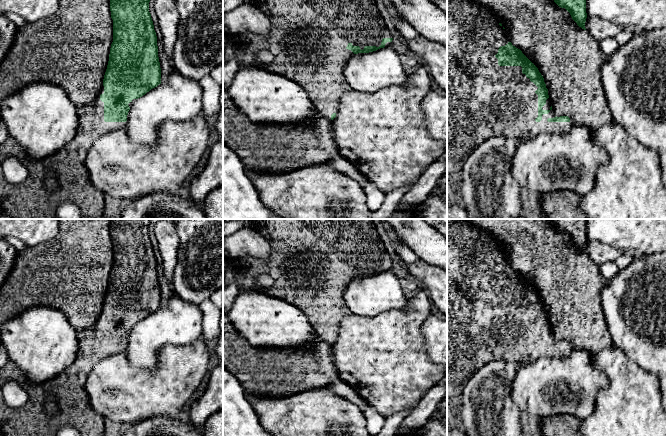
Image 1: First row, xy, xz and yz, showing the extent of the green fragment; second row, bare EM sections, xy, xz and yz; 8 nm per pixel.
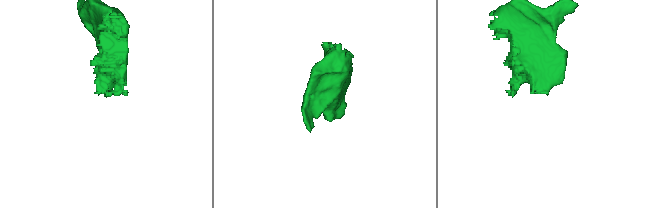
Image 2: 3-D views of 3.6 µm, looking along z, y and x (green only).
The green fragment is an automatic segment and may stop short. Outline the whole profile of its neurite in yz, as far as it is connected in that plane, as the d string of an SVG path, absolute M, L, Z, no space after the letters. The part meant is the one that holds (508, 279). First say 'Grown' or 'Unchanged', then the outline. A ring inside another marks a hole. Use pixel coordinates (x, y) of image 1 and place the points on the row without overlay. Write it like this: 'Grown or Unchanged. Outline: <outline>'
Grown. Outline: M447 219L447 396L460 399L463 386L484 365L492 361L506 360L525 365L541 357L566 358L572 351L568 340L557 341L552 334L548 313L538 292L508 264L507 255L500 243L489 233L473 225L466 219Z

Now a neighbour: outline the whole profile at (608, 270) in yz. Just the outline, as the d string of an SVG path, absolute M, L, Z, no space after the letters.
M614 262L603 263L598 267L605 281L610 281L620 271Z

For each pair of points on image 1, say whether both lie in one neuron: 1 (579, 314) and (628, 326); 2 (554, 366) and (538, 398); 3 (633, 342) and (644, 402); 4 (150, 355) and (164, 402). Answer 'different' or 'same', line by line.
1: different
2: same
3: different
4: different

